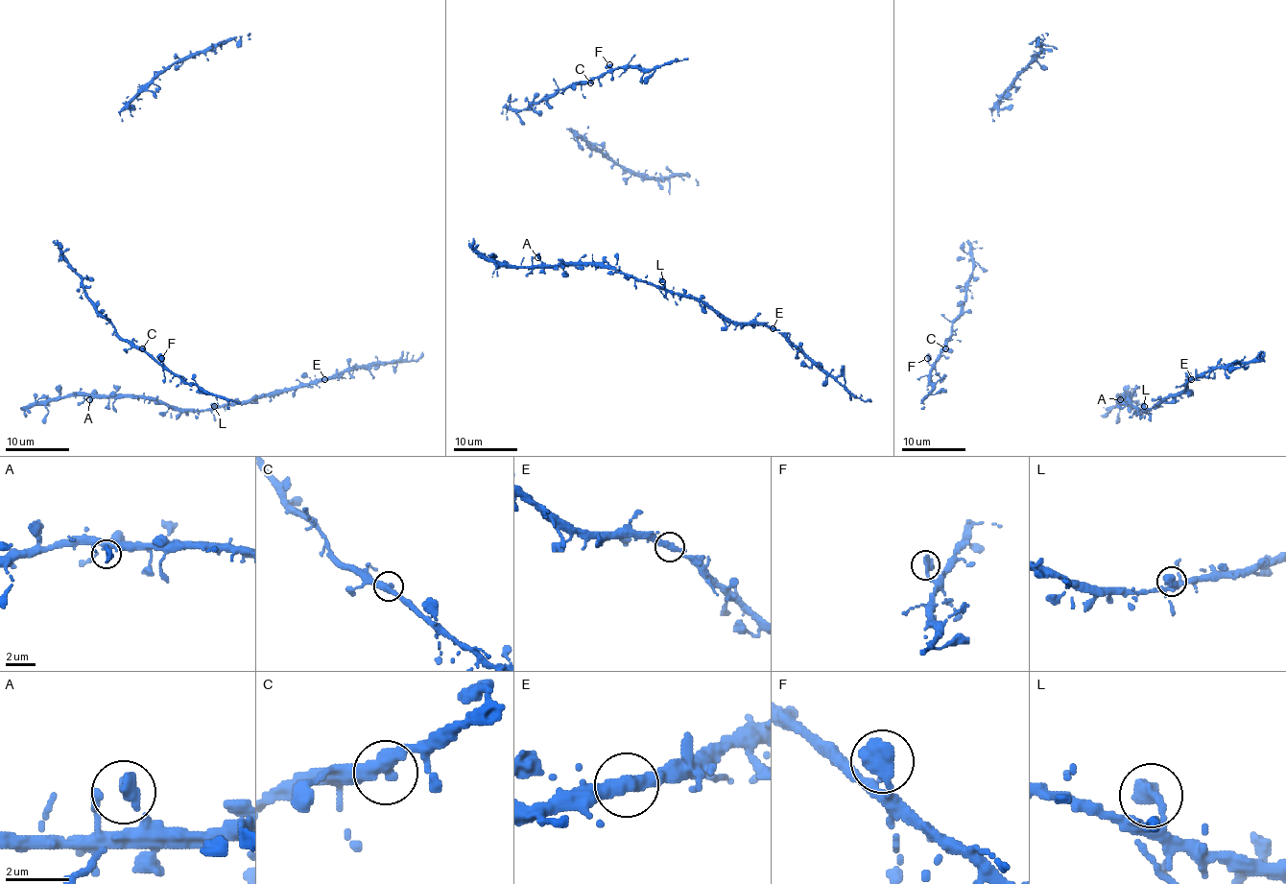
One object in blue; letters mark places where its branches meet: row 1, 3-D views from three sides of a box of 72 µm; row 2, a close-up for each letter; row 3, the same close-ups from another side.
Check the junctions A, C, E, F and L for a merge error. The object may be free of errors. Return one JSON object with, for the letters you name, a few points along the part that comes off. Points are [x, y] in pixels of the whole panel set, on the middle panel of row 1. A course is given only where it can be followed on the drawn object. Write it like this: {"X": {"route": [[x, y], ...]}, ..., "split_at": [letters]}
{"split_at": []}

